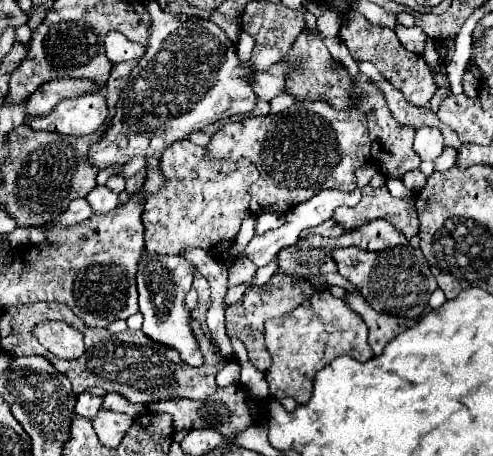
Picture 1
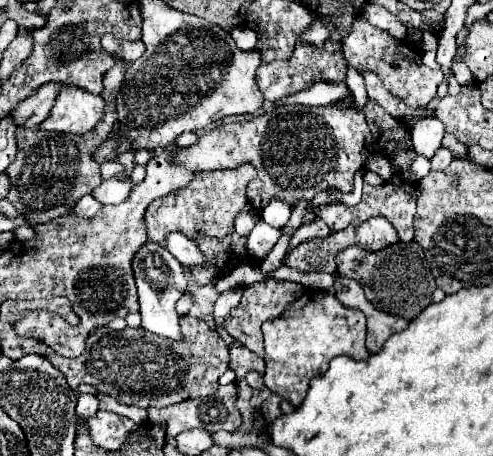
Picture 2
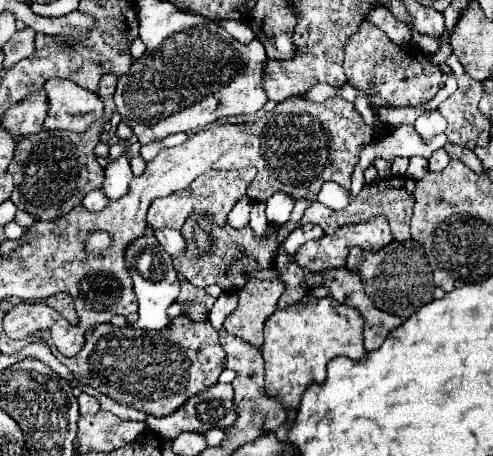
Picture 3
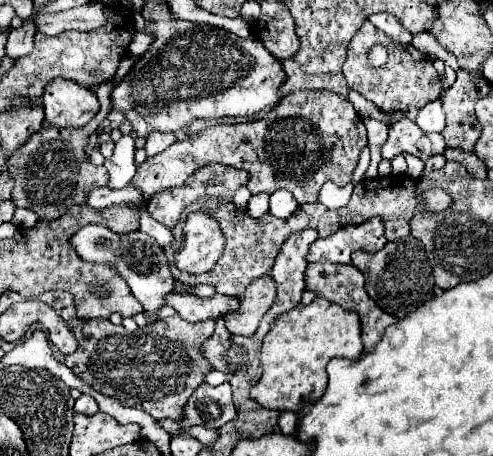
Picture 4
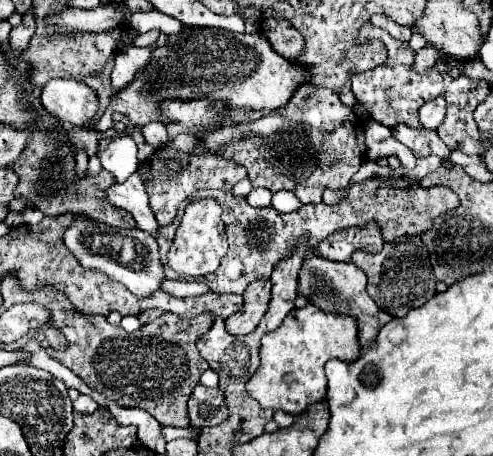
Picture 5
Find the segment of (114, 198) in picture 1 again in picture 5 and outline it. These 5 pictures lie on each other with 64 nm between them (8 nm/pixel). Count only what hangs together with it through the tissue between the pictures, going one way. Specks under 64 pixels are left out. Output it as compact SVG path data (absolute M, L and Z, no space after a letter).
M114 138L104 150L98 152L98 156L102 160L102 168L106 168L116 178L116 182L126 182L140 166L134 140Z

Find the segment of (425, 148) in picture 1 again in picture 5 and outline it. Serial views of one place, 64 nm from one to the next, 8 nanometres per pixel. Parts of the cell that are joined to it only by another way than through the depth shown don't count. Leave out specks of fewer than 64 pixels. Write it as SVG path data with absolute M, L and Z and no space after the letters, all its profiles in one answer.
M438 96L420 108L420 124L426 130L436 130L442 124L444 114L446 114L446 102L442 96Z

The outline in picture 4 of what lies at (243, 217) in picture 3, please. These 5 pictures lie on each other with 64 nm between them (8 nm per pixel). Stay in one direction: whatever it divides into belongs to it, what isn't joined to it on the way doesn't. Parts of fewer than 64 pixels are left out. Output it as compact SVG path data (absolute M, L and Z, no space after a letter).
M240 186L238 190L236 190L236 194L234 194L234 206L236 206L236 212L244 212L246 208L248 208L248 200L250 200L250 190L246 188L246 186Z

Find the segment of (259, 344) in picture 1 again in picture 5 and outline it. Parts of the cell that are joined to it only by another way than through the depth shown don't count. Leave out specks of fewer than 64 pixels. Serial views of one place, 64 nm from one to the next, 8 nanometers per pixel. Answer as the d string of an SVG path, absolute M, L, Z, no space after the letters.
M254 280L252 284L248 284L242 296L244 308L226 320L226 330L234 336L250 334L260 324L262 316L268 310L270 290L272 290L270 280Z

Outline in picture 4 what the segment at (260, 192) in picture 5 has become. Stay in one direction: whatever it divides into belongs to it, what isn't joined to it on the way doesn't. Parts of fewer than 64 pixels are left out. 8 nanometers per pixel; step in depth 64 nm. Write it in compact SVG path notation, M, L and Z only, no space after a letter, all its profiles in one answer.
M268 194L252 196L252 200L248 204L248 214L254 216L254 220L260 220L260 216L264 216L266 212L268 212Z

